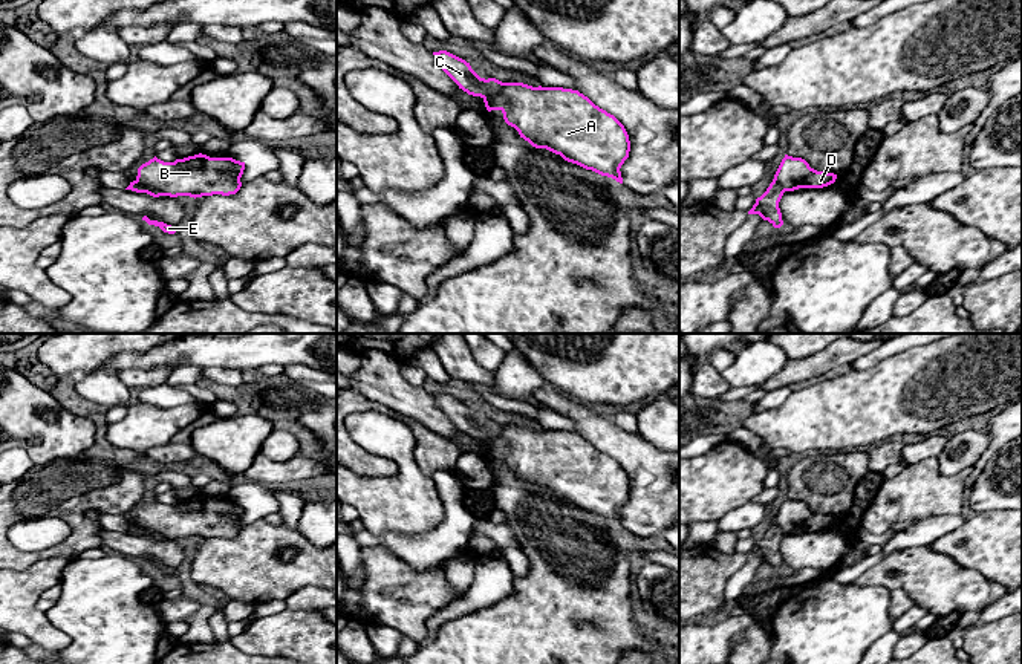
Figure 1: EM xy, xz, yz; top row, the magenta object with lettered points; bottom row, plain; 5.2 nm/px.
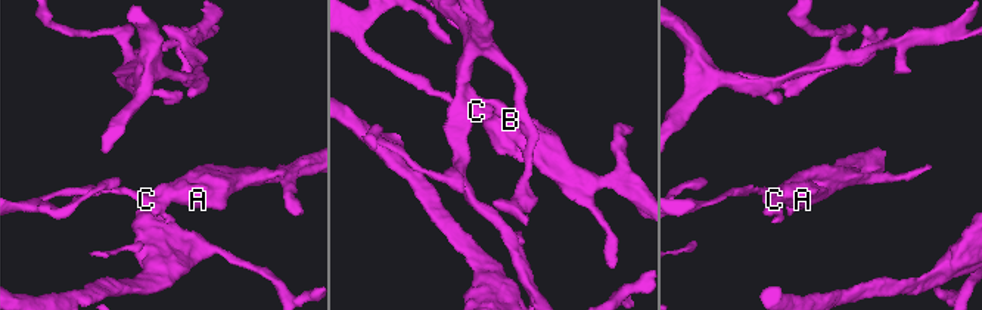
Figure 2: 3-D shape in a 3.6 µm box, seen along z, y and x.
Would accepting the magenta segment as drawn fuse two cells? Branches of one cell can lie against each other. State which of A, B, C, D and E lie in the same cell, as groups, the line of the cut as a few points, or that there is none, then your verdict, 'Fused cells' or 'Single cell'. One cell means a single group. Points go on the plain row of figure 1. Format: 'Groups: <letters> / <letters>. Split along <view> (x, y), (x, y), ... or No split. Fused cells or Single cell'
Groups: A B D / C E. Split along xy (135, 524), (164, 537). Fused cells

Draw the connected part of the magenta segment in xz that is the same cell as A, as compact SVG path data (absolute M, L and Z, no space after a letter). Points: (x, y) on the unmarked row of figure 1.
M503 425L502 431L485 439L483 445L488 454L500 453L505 465L514 470L520 480L532 490L546 491L568 505L623 526L620 511L629 500L629 477L614 457L595 448L578 433Z

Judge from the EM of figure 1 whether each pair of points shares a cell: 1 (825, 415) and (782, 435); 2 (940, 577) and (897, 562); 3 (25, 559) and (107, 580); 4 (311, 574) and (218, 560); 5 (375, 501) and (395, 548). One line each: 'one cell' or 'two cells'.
1: one cell
2: one cell
3: two cells
4: one cell
5: two cells

